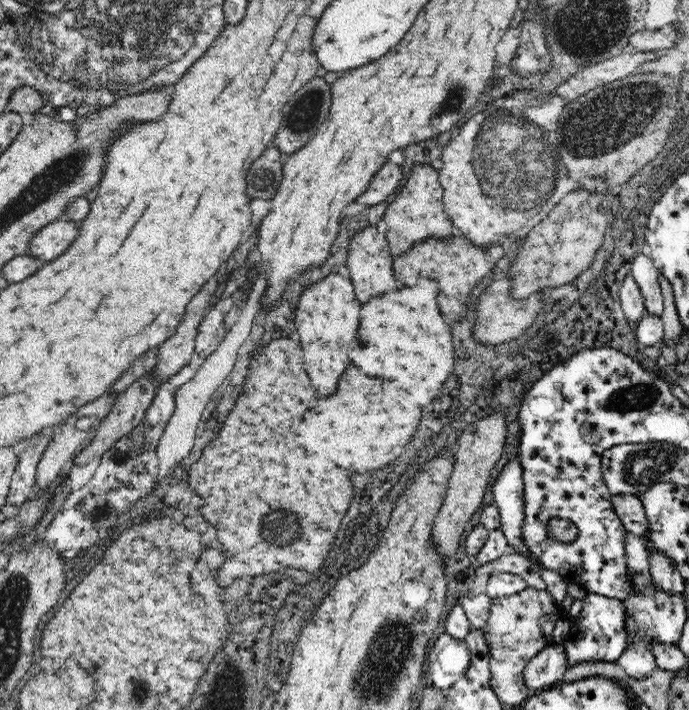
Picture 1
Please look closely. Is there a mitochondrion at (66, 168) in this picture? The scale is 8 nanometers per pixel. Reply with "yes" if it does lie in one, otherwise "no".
yes

